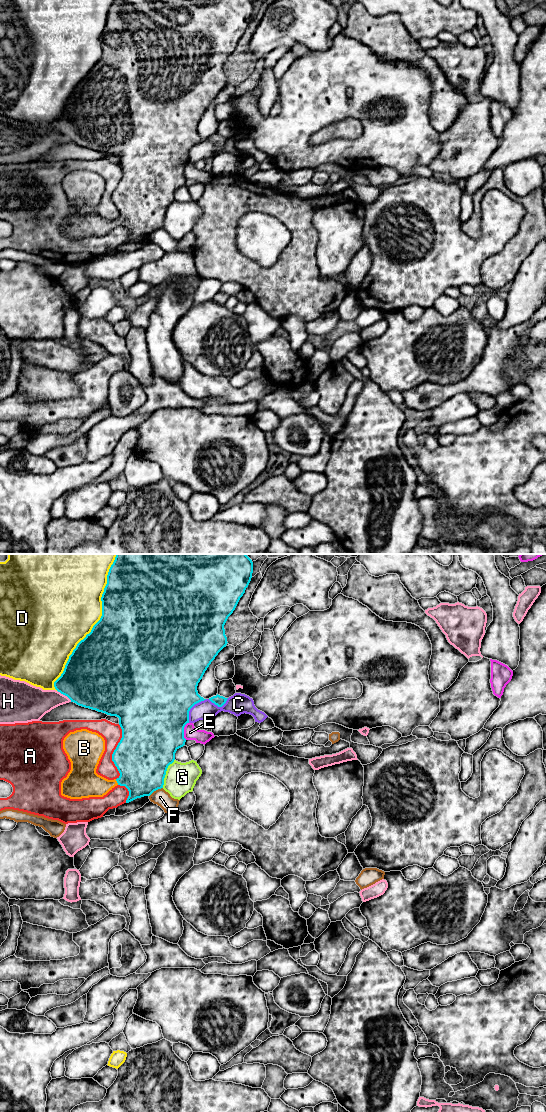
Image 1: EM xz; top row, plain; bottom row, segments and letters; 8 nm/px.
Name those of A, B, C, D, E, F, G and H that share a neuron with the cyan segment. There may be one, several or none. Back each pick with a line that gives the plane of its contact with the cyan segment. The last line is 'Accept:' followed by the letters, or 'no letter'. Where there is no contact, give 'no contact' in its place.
B: xz
Accept: B

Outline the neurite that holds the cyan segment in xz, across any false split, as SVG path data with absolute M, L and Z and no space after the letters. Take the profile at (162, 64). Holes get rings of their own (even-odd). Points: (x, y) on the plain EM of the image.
M114 0L109 9L107 24L101 37L102 56L93 66L91 72L77 84L69 96L63 113L54 122L54 127L58 132L67 136L71 142L79 146L119 158L122 178L112 194L112 201L120 216L114 220L108 220L96 213L99 201L105 191L105 180L101 175L87 169L70 172L63 180L63 189L71 202L71 210L61 222L62 236L70 239L103 237L115 226L120 225L128 229L129 236L126 243L129 243L137 238L150 236L154 231L163 228L168 206L174 202L176 191L185 185L184 167L189 163L189 151L195 144L206 140L198 134L198 123L211 102L228 83L224 65L245 33L251 21L252 13L252 0Z

